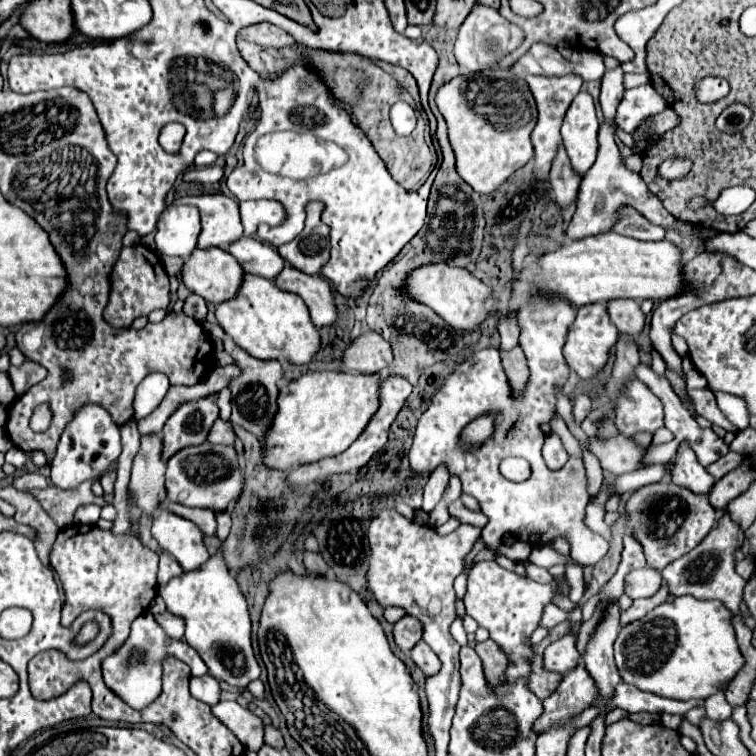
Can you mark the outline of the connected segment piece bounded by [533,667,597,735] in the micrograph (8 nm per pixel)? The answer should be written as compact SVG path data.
M585 667L569 671L557 691L543 701L543 713L537 723L533 723L533 731L541 735L541 731L545 731L545 727L553 727L553 723L569 723L573 715L581 713L585 707L591 707L595 697L597 687Z

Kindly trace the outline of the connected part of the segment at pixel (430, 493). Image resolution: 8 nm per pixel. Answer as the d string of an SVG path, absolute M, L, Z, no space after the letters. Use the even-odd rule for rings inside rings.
M437 467L437 471L429 477L429 481L425 485L425 497L423 497L423 507L421 507L425 513L429 513L439 503L447 481L449 481L447 467Z

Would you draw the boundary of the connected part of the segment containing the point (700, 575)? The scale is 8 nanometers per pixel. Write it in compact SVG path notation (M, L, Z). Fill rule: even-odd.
M725 513L725 517L719 521L719 525L715 529L711 529L709 535L693 551L689 551L681 559L669 563L661 571L669 593L673 597L693 595L697 599L717 599L717 601L725 603L731 609L731 613L739 613L739 603L743 597L745 581L735 573L733 553L737 547L743 545L743 539L745 539L745 535L743 535L741 527L735 521L731 521L729 515Z

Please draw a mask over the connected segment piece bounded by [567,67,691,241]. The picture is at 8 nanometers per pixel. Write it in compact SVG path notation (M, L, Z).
M621 67L613 69L613 71L607 71L603 75L603 85L601 85L601 97L599 97L599 103L601 103L601 109L603 109L603 123L599 127L599 135L597 135L597 141L599 141L599 151L597 151L597 161L595 165L585 173L583 181L581 181L581 187L579 187L579 195L577 195L577 211L569 223L569 229L567 229L567 237L569 239L583 239L583 237L589 237L589 235L599 235L603 231L611 231L613 223L615 223L615 211L623 205L631 205L635 207L637 211L641 211L651 223L655 225L661 225L661 227L675 227L679 229L681 233L685 235L691 235L691 225L689 223L683 223L683 221L677 221L665 207L663 203L647 189L645 181L641 179L639 173L633 173L625 167L623 159L621 159L621 153L619 153L619 147L615 143L615 111L617 111L617 105L623 97L623 71Z

